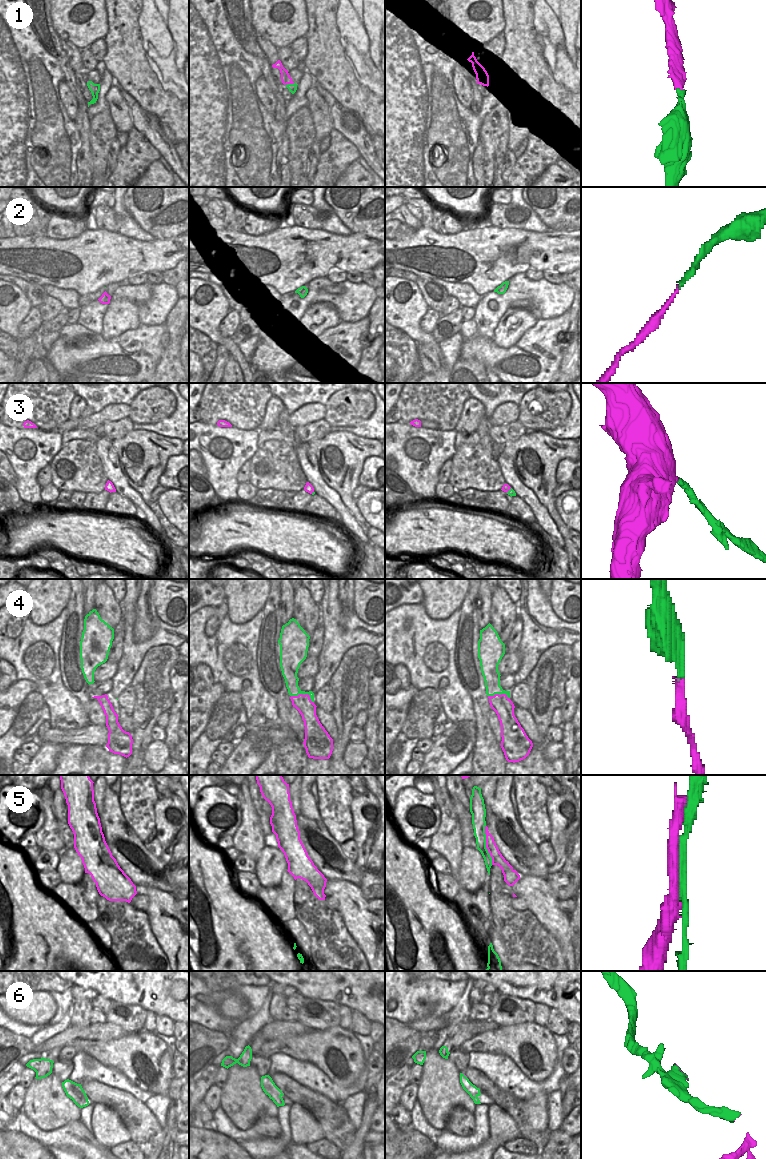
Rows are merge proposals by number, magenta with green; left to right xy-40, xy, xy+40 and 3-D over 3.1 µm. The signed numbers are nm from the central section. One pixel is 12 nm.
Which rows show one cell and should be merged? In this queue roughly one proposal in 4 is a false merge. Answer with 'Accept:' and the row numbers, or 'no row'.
Accept: 1, 2, 4, 6.

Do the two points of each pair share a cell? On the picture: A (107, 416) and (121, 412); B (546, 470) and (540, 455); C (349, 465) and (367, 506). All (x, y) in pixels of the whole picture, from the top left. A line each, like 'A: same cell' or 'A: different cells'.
A: same cell
B: same cell
C: different cells

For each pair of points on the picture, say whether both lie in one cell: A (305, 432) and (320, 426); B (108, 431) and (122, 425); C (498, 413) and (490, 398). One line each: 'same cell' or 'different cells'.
A: same cell
B: same cell
C: different cells

